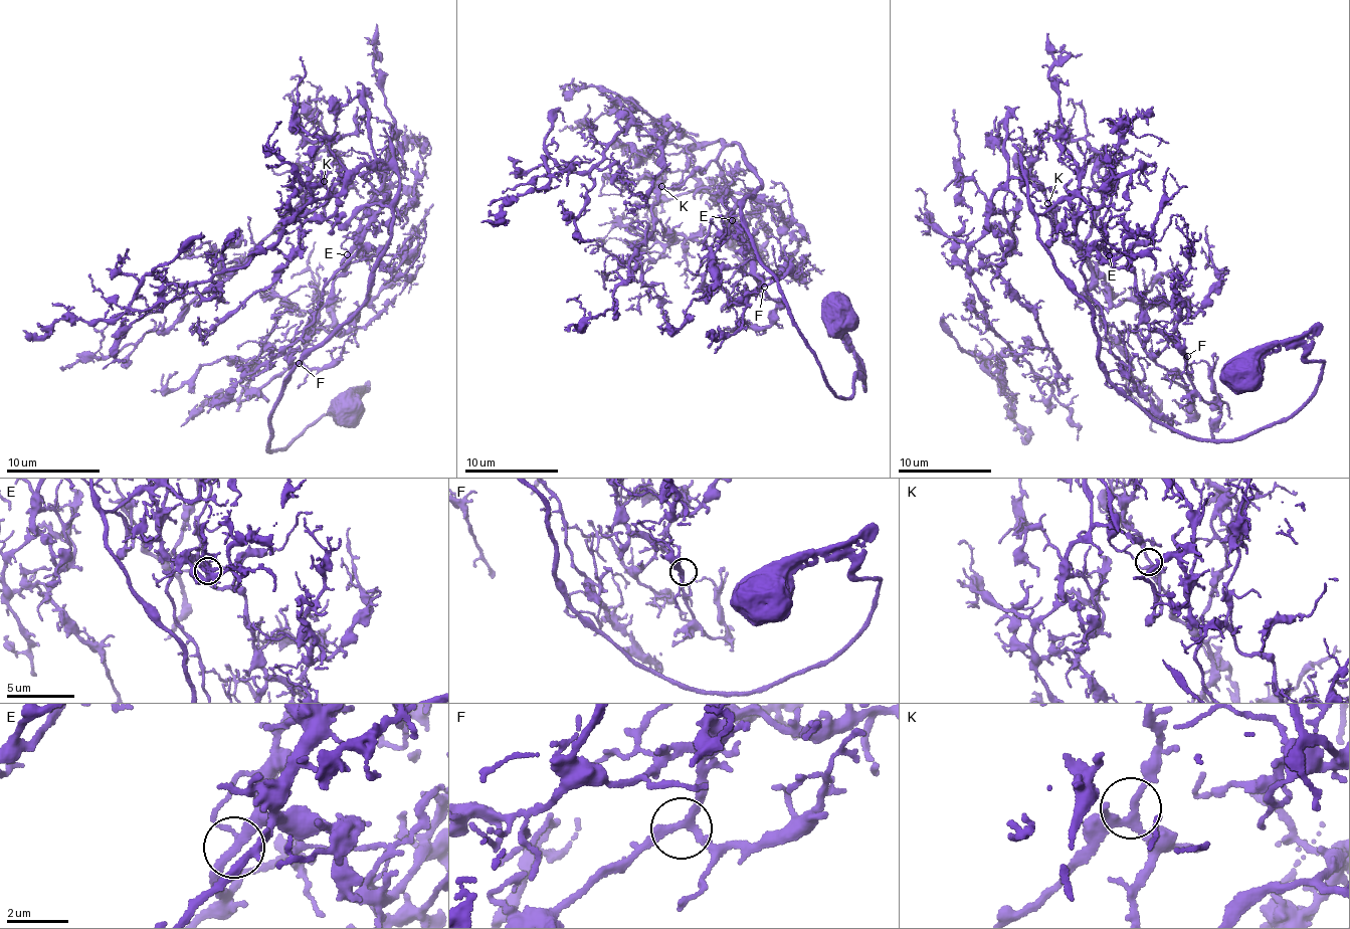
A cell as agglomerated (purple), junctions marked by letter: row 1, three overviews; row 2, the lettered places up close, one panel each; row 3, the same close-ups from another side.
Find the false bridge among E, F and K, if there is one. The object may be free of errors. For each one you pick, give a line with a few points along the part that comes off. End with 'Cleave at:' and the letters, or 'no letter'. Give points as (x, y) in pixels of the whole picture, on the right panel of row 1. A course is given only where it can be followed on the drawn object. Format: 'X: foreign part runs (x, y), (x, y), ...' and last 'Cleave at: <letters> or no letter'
Cleave at: no letter

